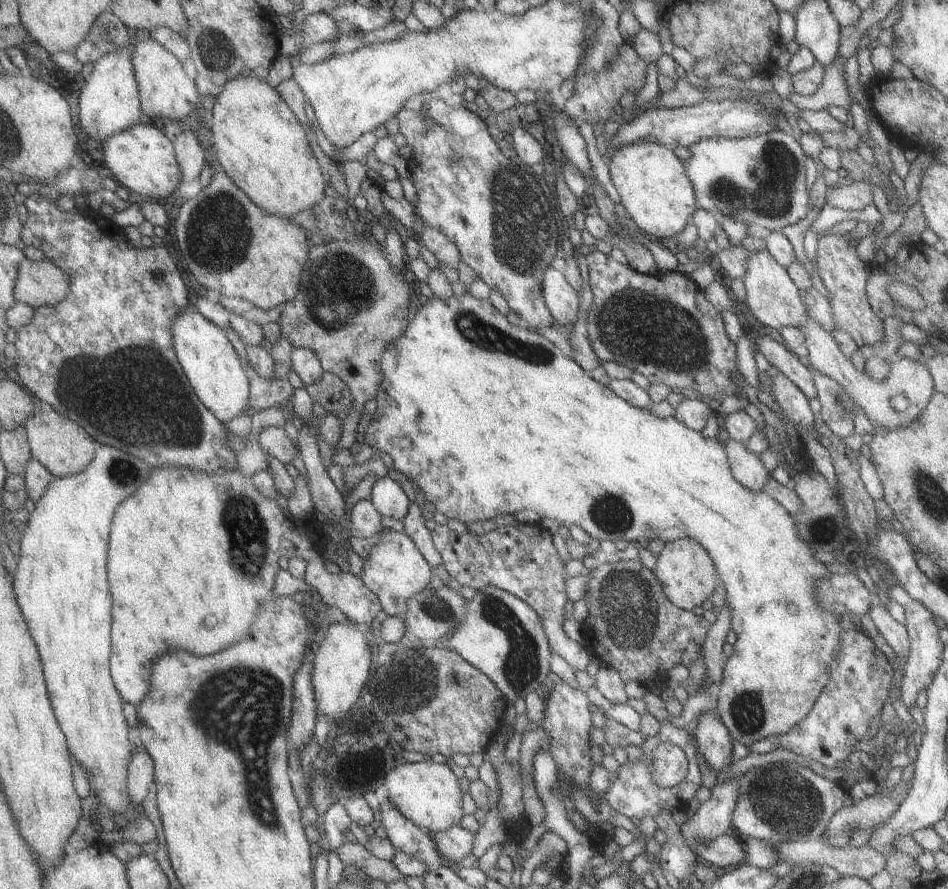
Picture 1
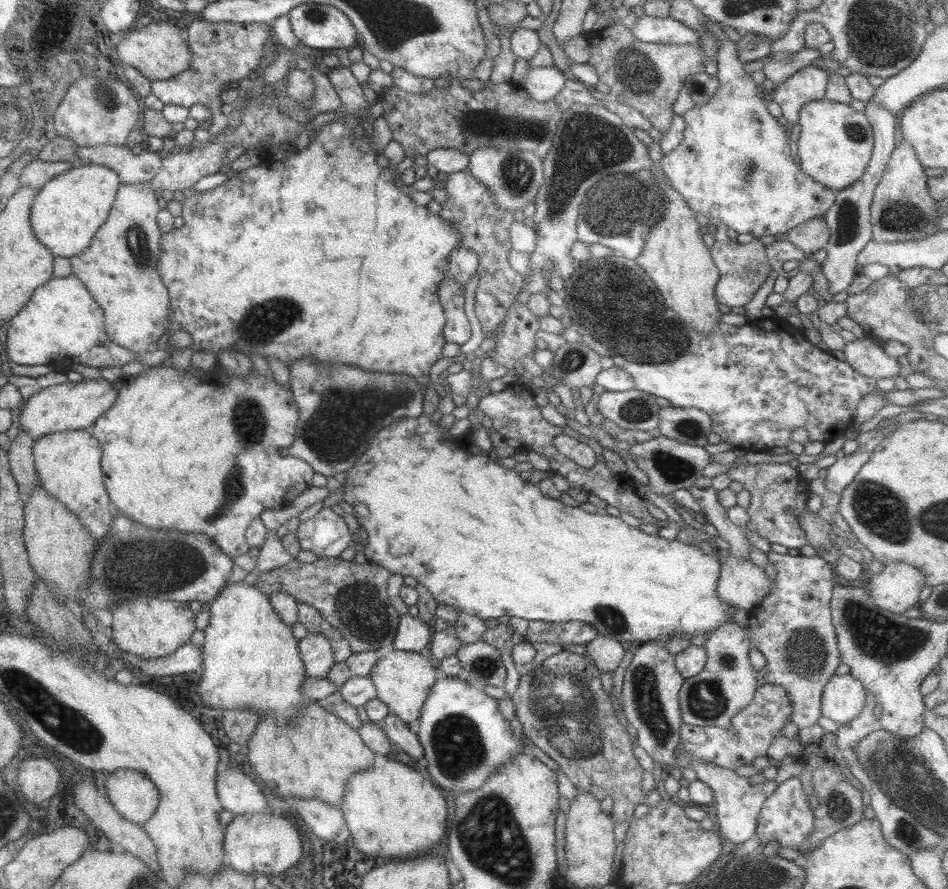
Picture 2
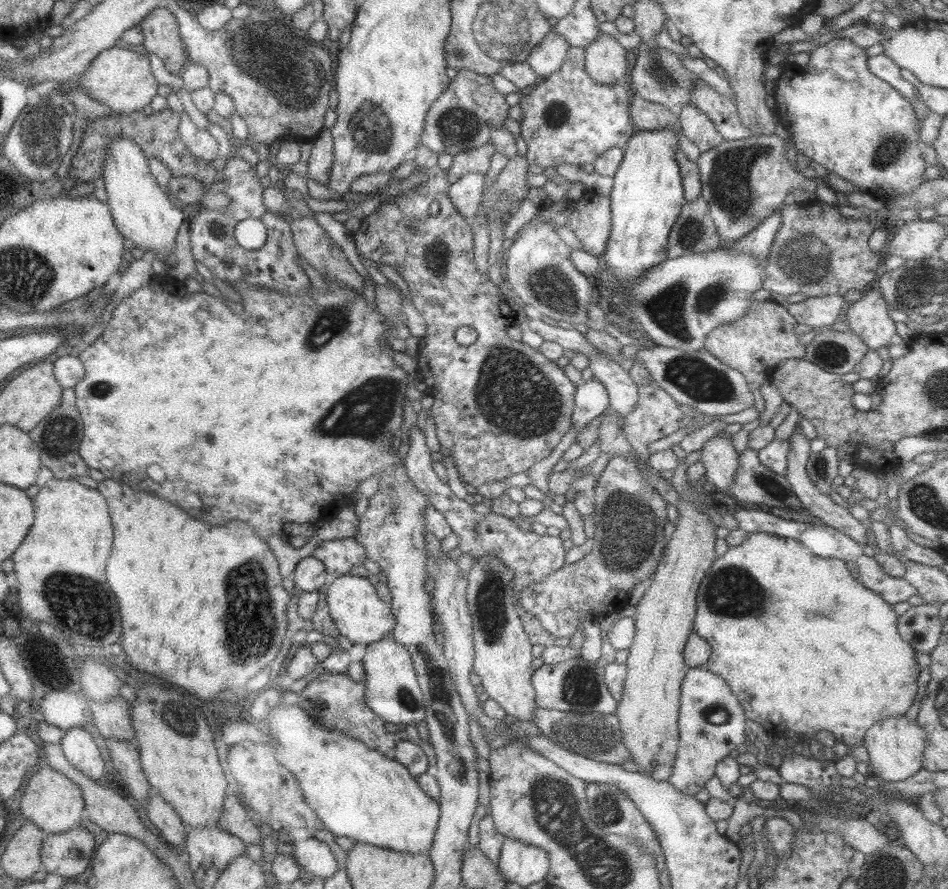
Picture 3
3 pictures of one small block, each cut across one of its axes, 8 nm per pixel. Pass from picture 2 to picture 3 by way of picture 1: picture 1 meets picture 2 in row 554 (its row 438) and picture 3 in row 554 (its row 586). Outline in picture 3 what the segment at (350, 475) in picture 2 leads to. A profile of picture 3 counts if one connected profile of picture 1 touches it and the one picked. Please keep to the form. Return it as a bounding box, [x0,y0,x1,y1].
[693,532,920,749]

